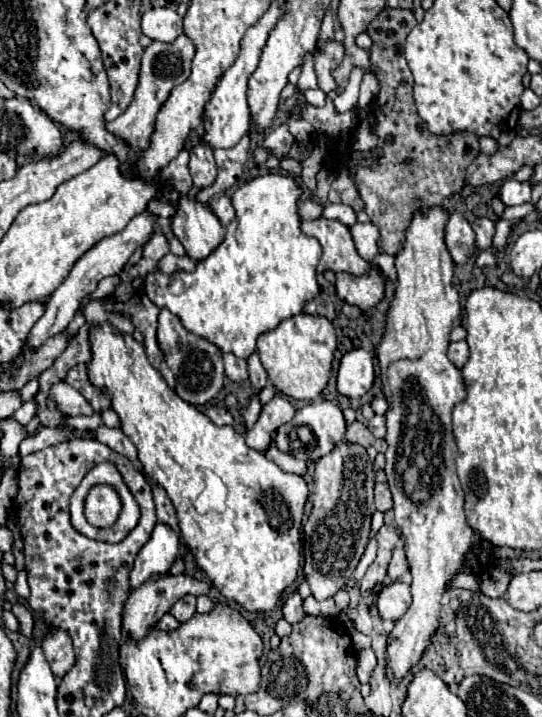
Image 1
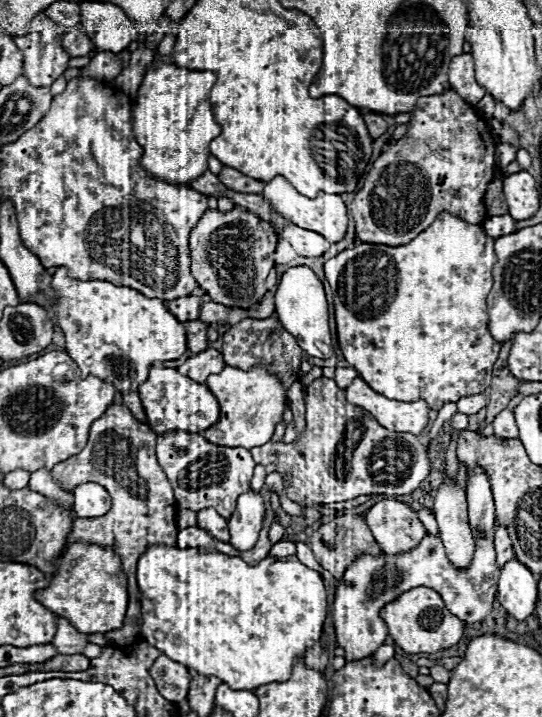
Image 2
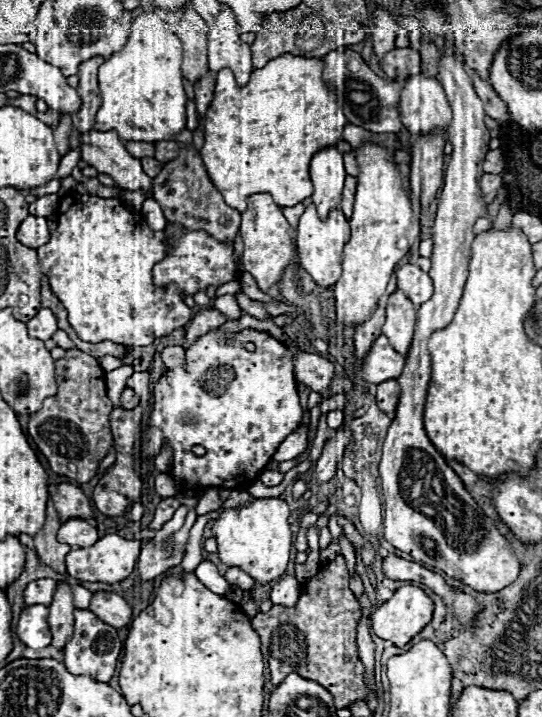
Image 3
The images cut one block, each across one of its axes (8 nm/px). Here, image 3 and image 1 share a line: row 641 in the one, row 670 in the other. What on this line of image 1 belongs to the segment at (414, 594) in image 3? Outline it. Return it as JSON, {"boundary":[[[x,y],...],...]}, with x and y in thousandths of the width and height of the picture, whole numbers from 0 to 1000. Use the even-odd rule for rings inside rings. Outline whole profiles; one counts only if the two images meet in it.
{"boundary":[[[793,287],[793,290],[775,290],[764,301],[760,301],[760,310],[749,321],[749,335],[742,340],[742,346],[734,349],[731,354],[731,379],[734,379],[734,391],[731,391],[731,404],[727,404],[727,416],[720,421],[720,432],[712,438],[712,463],[694,485],[694,497],[697,497],[697,510],[701,510],[701,530],[705,530],[705,544],[708,544],[708,552],[716,558],[716,572],[712,572],[712,597],[716,597],[716,605],[712,605],[712,616],[716,616],[716,628],[712,628],[712,667],[716,667],[716,675],[720,675],[720,683],[723,683],[723,695],[727,695],[727,731],[734,734],[745,756],[749,756],[749,778],[753,778],[753,787],[756,787],[756,798],[760,798],[760,845],[756,851],[727,870],[727,879],[723,879],[723,887],[720,887],[720,895],[712,901],[712,932],[720,934],[720,948],[723,954],[738,954],[745,948],[745,943],[775,923],[779,912],[786,909],[786,904],[793,901],[797,895],[797,887],[815,876],[815,859],[812,859],[812,837],[815,837],[815,828],[823,826],[823,820],[830,817],[830,812],[841,806],[841,801],[849,801],[856,795],[856,778],[871,762],[871,736],[860,731],[860,720],[856,720],[856,683],[849,678],[849,669],[841,664],[841,650],[838,650],[838,642],[845,636],[845,625],[838,619],[838,608],[834,608],[834,569],[852,561],[860,555],[860,544],[856,544],[856,533],[852,533],[852,522],[849,516],[827,502],[827,480],[830,480],[830,463],[838,457],[838,446],[849,441],[849,410],[838,399],[838,363],[823,346],[823,338],[819,338],[819,318],[823,318],[823,310],[827,310],[827,296],[815,290],[815,287]]]}

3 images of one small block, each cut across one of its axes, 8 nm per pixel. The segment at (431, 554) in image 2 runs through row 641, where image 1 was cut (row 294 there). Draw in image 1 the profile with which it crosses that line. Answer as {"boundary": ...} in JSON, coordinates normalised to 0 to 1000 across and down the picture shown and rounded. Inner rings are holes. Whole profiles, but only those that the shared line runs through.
{"boundary":[[[683,374],[668,385],[653,385],[642,379],[620,382],[624,416],[638,424],[664,430],[675,444],[705,421],[708,404],[712,404],[708,382],[697,374]]]}

